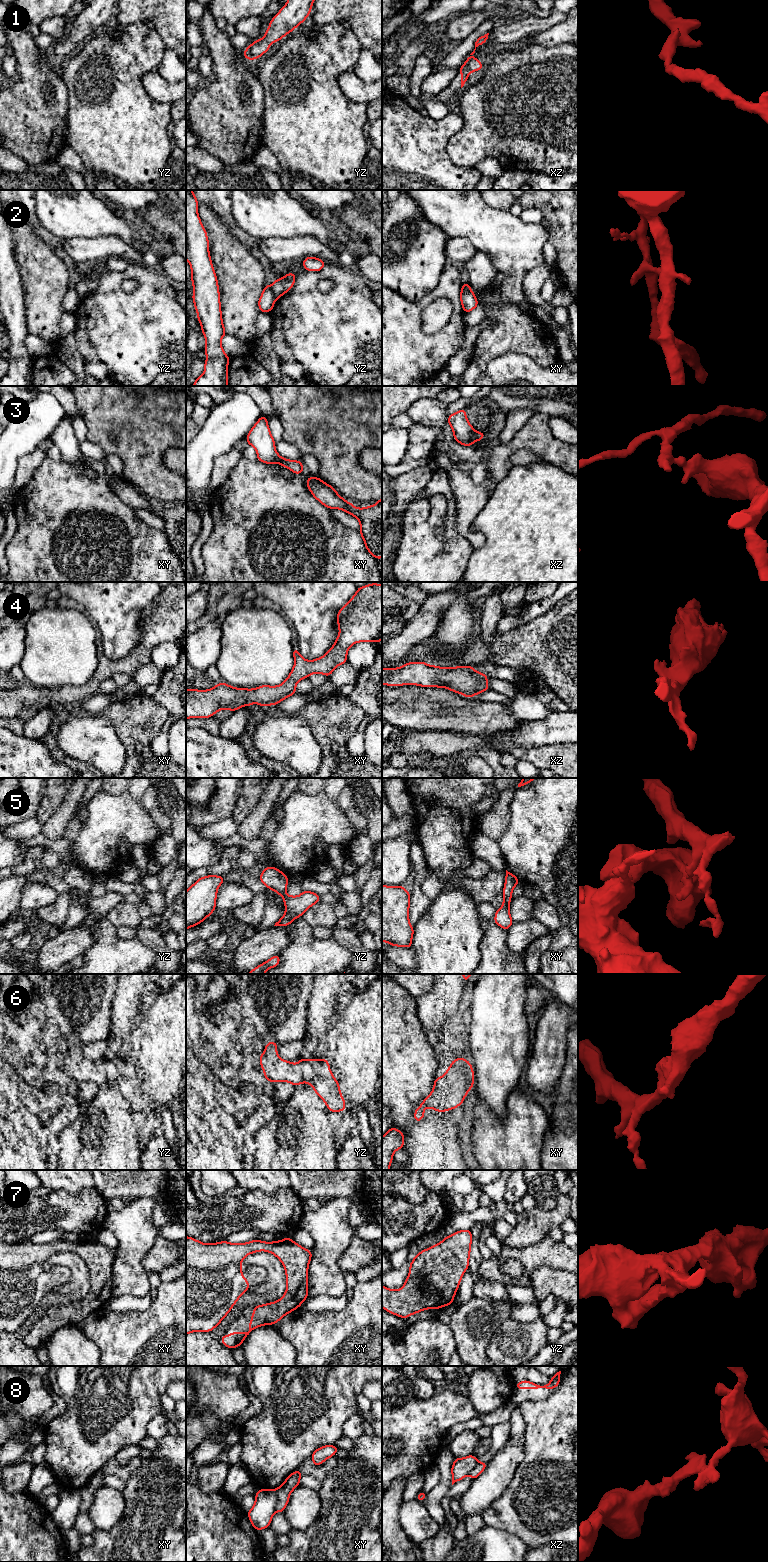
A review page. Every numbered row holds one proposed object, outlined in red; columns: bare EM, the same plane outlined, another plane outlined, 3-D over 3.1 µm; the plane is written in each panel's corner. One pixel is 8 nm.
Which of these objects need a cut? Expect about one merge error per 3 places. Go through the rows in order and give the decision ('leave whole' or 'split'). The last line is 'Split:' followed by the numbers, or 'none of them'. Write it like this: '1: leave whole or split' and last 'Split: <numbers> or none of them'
1: leave whole
2: split
3: split
4: leave whole
5: split
6: leave whole
7: leave whole
8: split
Split: 2, 3, 5, 8

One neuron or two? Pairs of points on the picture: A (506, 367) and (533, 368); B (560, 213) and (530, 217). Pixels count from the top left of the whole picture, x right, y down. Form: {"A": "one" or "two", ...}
{"A": "one", "B": "two"}

